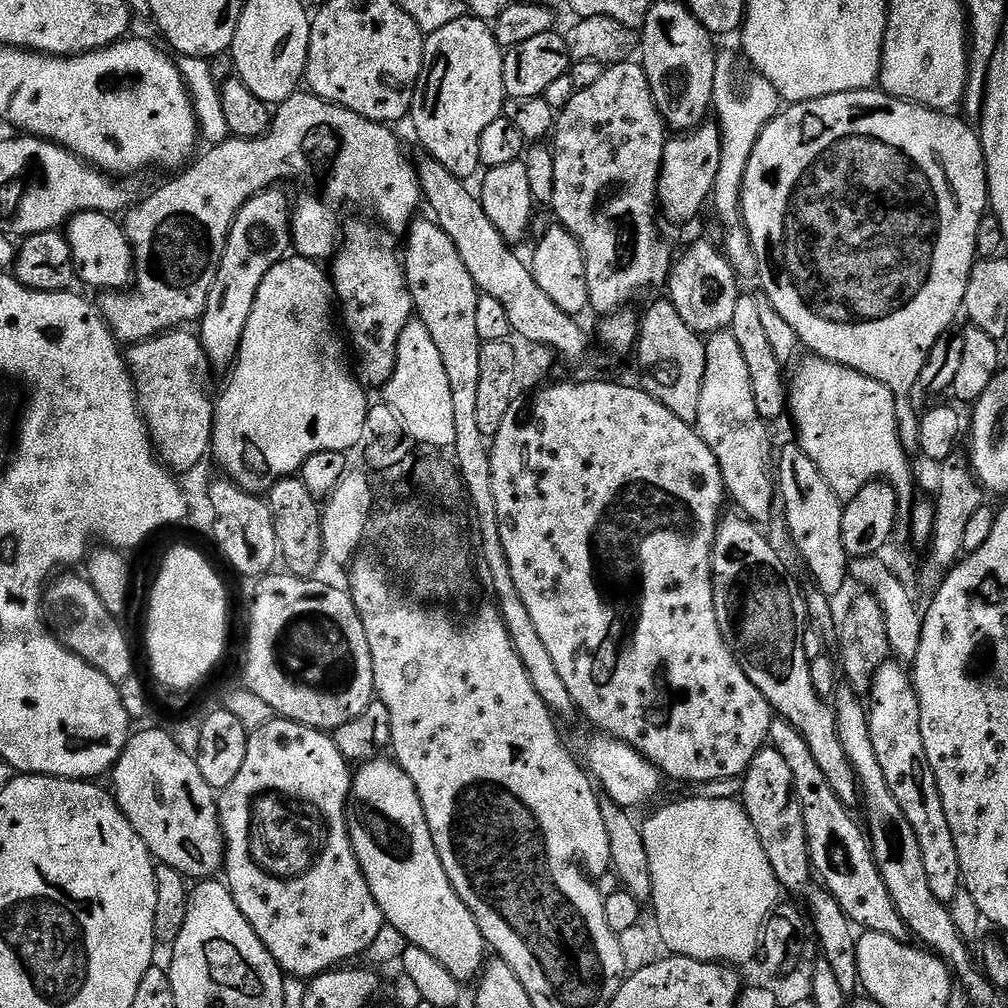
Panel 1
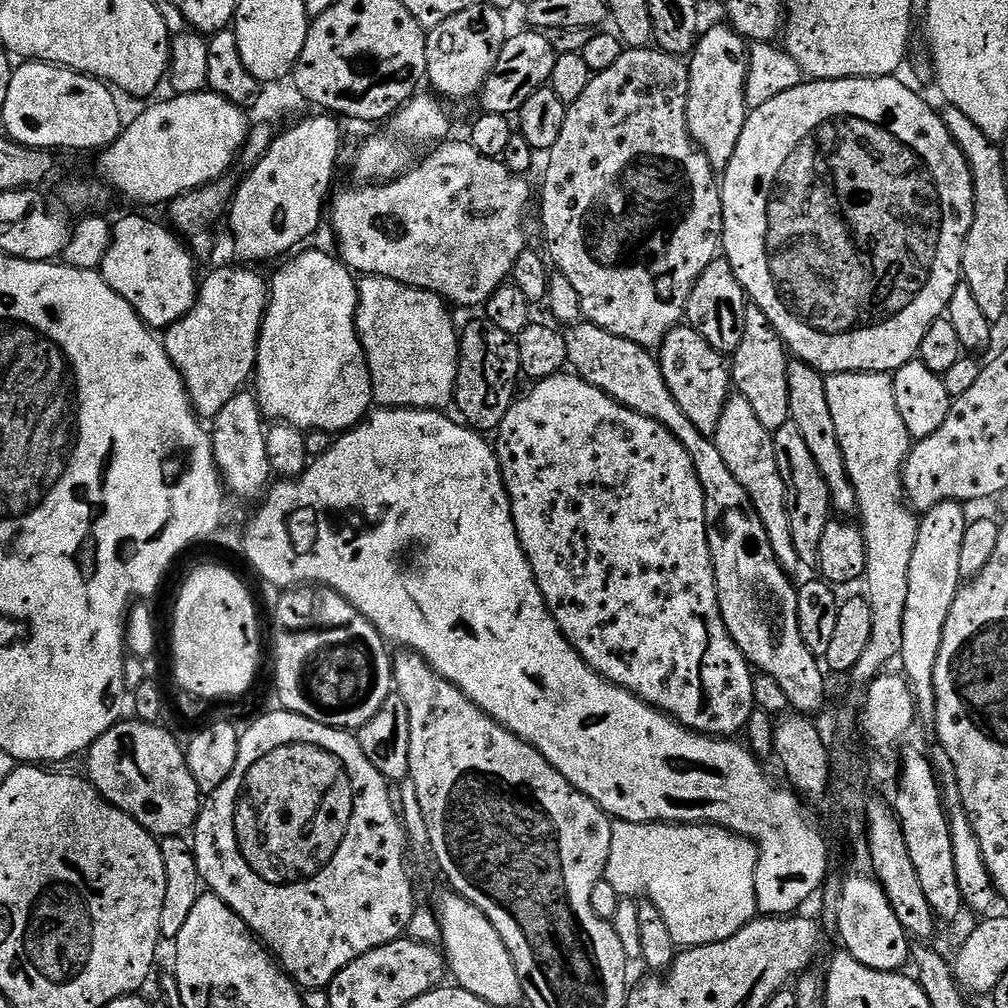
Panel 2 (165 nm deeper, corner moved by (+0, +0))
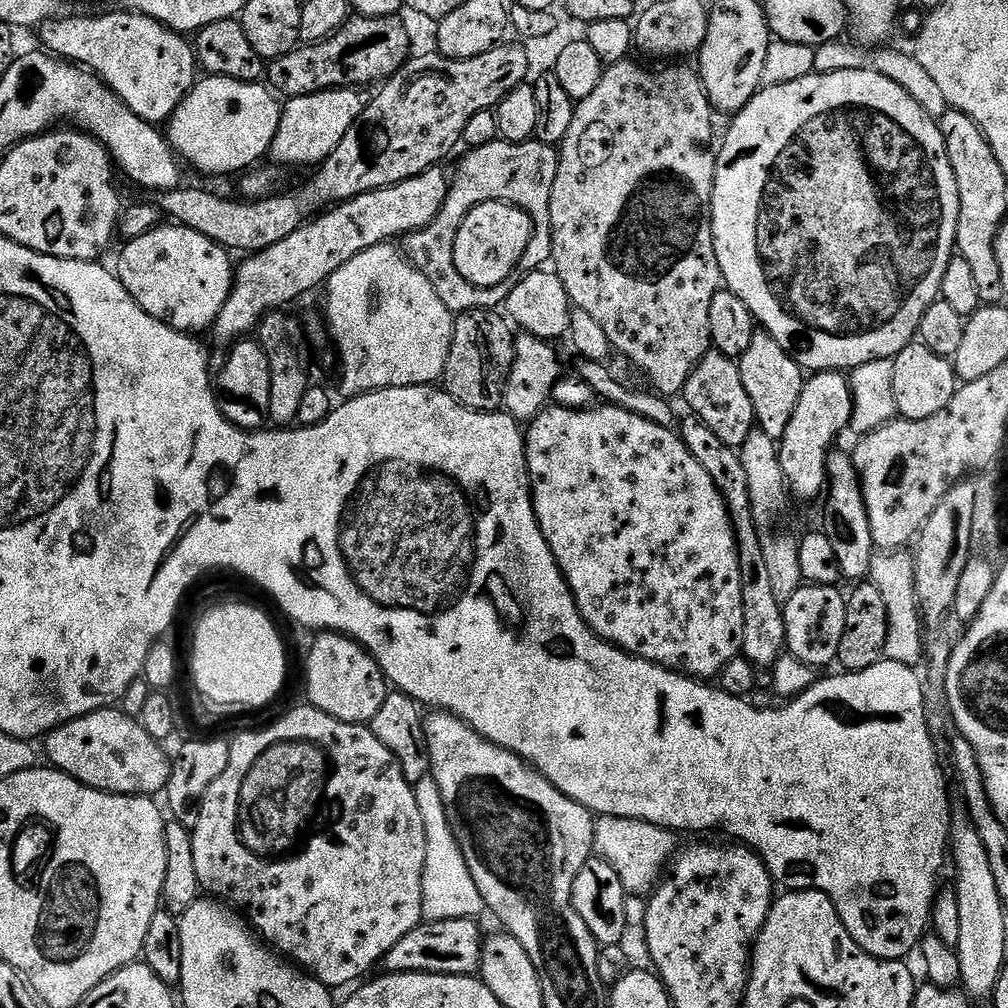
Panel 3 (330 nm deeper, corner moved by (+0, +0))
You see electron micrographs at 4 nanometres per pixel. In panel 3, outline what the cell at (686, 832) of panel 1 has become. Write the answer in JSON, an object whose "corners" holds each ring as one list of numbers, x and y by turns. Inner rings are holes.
{"corners":[[596,816,595,822,595,855,605,860,610,866,614,866,618,878,622,878,622,886,629,897,647,897,660,883,677,851,677,837,669,829,659,828,650,822,641,820,618,818,617,816]]}

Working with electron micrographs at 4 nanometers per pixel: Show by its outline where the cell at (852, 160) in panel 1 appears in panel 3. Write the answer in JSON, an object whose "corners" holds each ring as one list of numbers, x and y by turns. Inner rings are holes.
{"corners":[[864,66,864,68,840,68,837,72,821,72,820,70,815,74,796,78,794,81,761,87,756,96,750,98,750,102,746,102,742,111,735,113,731,120,732,125,729,126,728,133,724,136,724,145,719,145,716,154,716,185,712,191,712,237,714,238,714,250,718,254,720,274,727,291,733,292,752,311,752,318,757,325,763,331,769,332,774,338,774,342,778,342,778,346,782,346,782,350,786,350,786,354,790,354,790,358,794,358,794,362,809,373,851,370,866,362,891,360,906,345,917,339,922,314,926,314,926,310,939,297,942,274,946,274,946,266,956,252,956,231,958,230,958,210,960,209,958,182,954,178,954,170,950,166,950,158,946,154,946,142,939,123,933,116,926,114,926,110,922,110,922,106,918,106,918,102,914,102,914,98,910,98,910,94,906,94,906,90,902,90,902,86,898,86,898,82,890,82,890,78,872,71,871,67,868,66]]}

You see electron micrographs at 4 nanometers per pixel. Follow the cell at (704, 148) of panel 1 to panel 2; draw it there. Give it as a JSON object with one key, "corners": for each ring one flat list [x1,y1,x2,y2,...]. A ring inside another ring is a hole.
{"corners":[[727,23,716,24,696,41,690,53,688,66,688,93,686,94,686,122,692,141,704,151,710,166,722,174,738,150,738,138,748,121,750,111,747,98,749,45]]}

